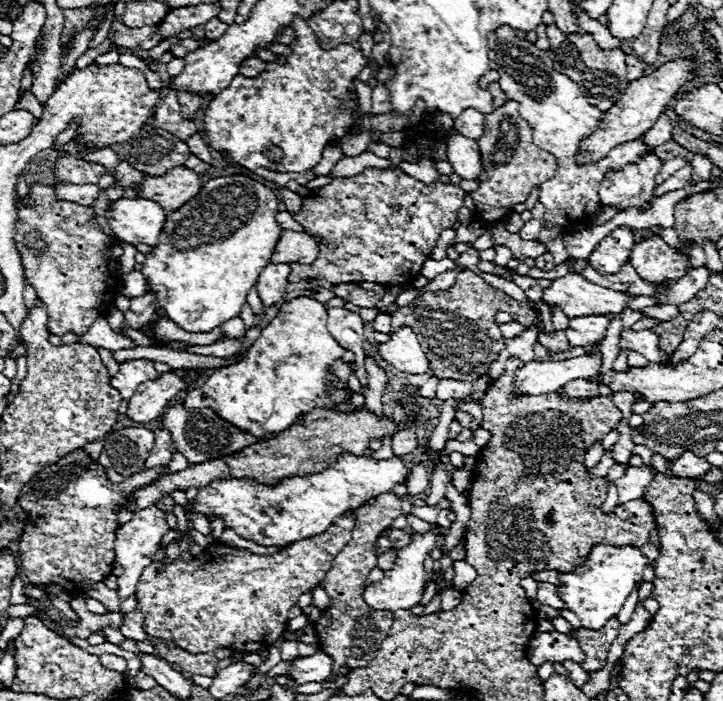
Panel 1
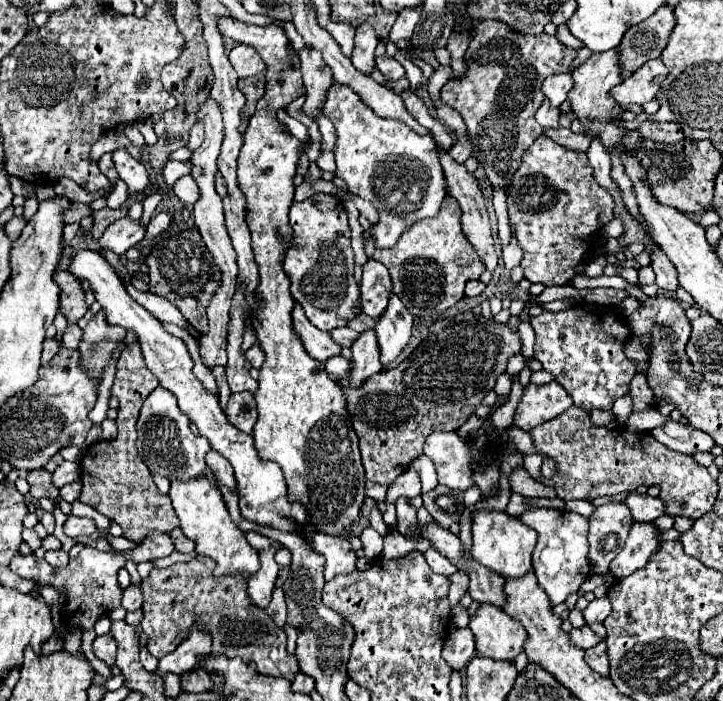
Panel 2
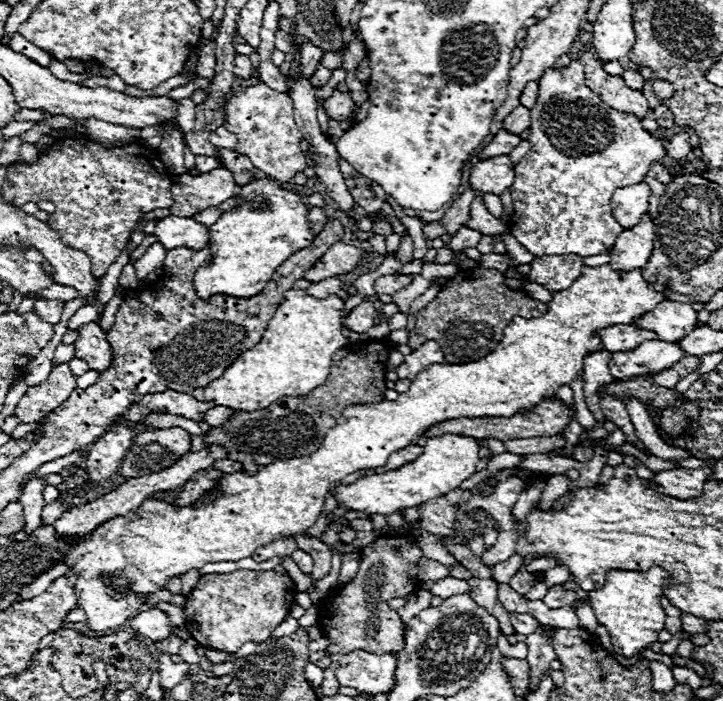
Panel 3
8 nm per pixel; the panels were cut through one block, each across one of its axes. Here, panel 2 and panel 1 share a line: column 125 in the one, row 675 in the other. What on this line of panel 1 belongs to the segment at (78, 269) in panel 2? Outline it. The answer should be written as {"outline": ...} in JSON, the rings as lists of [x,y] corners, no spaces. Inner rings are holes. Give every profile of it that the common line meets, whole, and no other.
{"outline":[[[316,652],[312,656],[300,656],[292,662],[286,676],[292,678],[294,684],[308,684],[308,682],[324,682],[330,676],[332,660],[324,656],[322,652]]]}

